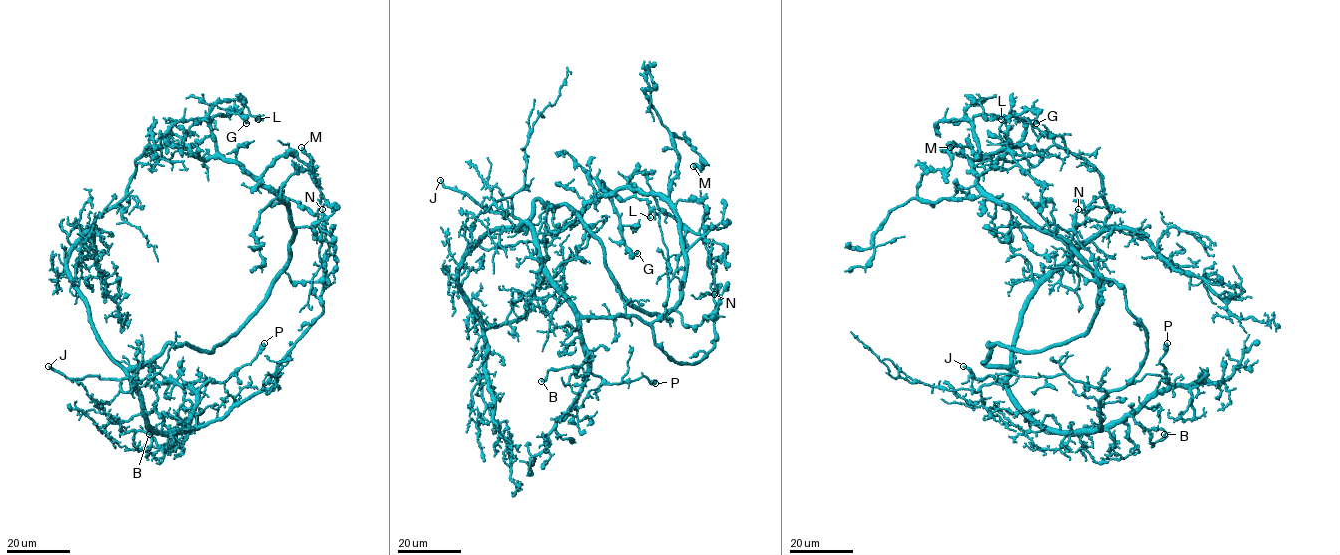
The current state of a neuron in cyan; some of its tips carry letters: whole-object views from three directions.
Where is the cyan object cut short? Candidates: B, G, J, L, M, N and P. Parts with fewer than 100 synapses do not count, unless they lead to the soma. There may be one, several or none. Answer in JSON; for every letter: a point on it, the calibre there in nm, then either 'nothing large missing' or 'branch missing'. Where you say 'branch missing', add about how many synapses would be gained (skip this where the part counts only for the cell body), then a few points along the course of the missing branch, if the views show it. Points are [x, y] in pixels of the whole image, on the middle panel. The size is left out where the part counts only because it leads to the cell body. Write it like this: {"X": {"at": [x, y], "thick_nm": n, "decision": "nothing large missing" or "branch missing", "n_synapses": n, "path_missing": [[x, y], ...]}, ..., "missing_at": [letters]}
{"B": {"at": [541, 381], "thick_nm": 190, "decision": "nothing large missing"}, "G": {"at": [637, 253], "thick_nm": 280, "decision": "nothing large missing"}, "J": {"at": [440, 180], "thick_nm": 320, "decision": "branch missing"}, "L": {"at": [650, 217], "thick_nm": 280, "decision": "nothing large missing"}, "M": {"at": [693, 166], "thick_nm": 500, "decision": "nothing large missing"}, "N": {"at": [714, 294], "thick_nm": 170, "decision": "nothing large missing"}, "P": {"at": [655, 383], "thick_nm": 480, "decision": "nothing large missing"}, "missing_at": ["J"]}

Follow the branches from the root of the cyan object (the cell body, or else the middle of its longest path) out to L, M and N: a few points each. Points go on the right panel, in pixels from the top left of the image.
L: (1124, 290), (978, 185), (977, 140), (965, 111), (983, 100), (983, 115), (1001, 119)
M: (1124, 290), (1099, 281), (1110, 282), (1065, 241), (986, 197), (921, 199), (921, 175), (946, 170), (950, 147)
N: (1124, 290), (1098, 272), (1096, 260), (1078, 241), (1073, 226), (1074, 214), (1078, 209)

